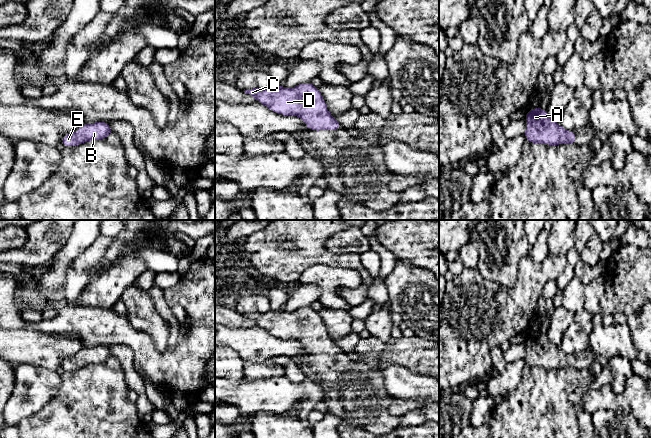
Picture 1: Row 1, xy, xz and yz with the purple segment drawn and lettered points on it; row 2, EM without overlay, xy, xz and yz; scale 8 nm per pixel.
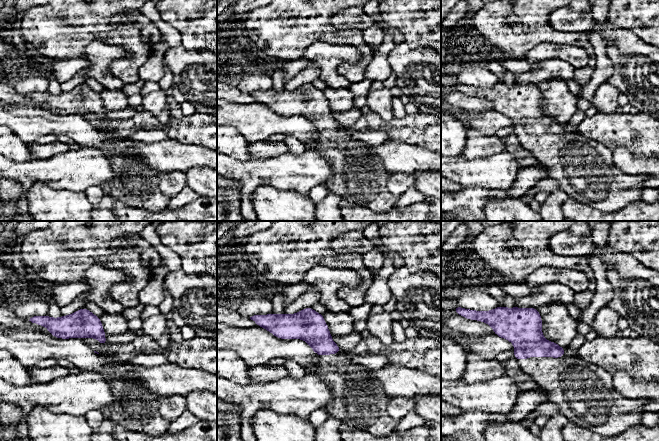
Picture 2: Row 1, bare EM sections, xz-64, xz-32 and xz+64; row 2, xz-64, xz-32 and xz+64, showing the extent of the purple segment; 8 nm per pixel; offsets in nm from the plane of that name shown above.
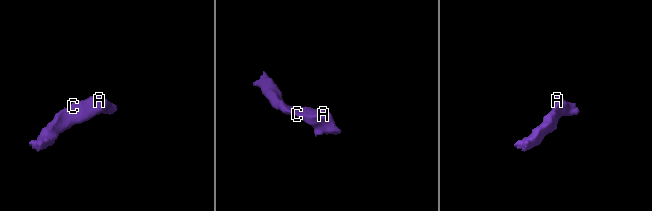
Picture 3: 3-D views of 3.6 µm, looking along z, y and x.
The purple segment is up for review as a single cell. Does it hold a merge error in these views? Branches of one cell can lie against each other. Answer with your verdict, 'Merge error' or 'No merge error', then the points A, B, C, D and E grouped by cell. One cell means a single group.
No merge error. Groups: A B C D E

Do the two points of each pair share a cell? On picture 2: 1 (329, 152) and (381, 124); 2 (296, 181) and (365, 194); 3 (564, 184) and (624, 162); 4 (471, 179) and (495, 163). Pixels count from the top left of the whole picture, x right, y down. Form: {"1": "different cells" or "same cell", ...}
{"1": "different cells", "2": "different cells", "3": "different cells", "4": "same cell"}

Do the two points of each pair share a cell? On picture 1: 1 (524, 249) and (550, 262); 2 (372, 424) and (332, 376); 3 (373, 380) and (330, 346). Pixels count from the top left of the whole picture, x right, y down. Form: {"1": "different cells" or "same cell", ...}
{"1": "different cells", "2": "same cell", "3": "same cell"}

